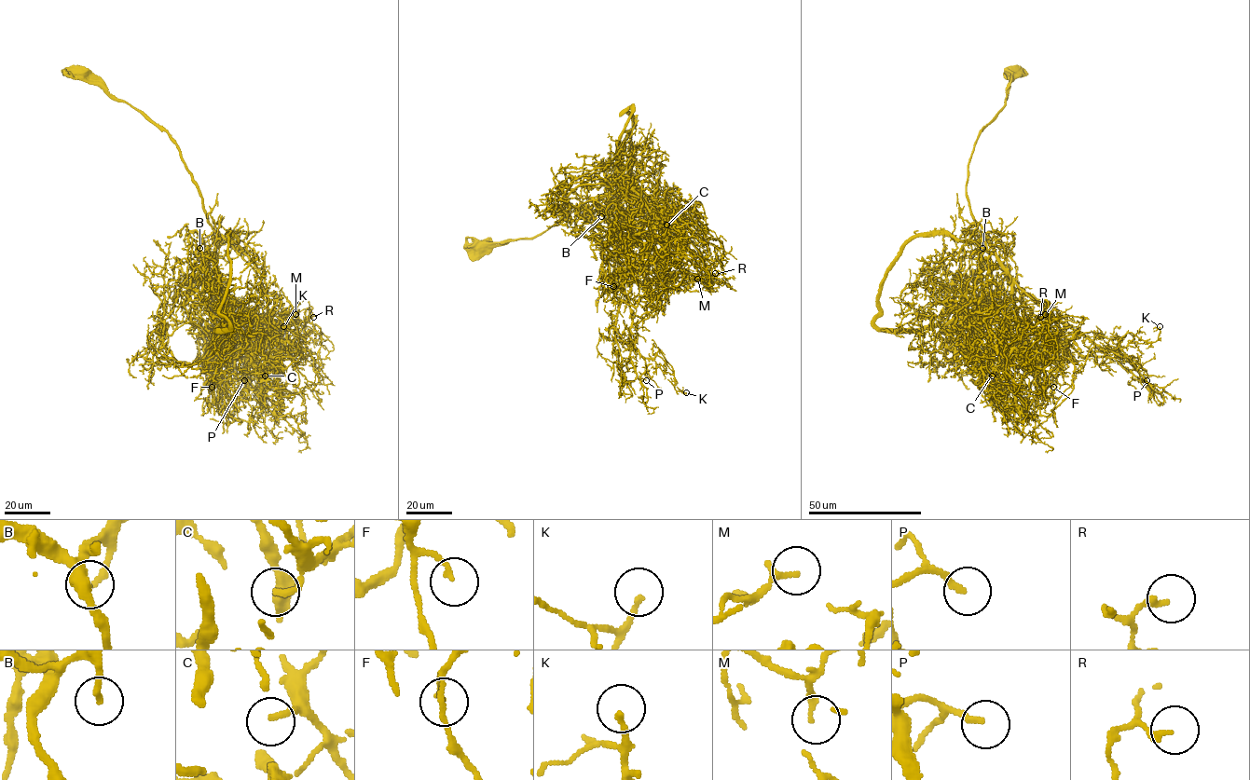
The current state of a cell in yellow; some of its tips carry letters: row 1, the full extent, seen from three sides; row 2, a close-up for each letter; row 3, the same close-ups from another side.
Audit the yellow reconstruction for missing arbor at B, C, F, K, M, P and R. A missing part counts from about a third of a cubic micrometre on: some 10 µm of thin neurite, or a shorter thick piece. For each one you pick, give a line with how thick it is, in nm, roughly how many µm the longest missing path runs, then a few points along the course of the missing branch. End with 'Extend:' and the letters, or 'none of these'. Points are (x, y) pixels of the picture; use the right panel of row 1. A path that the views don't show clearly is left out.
K: 170 nm | 10 µm | (1160, 326), (1162, 321), (1151, 321)
P: 190 nm | 25 µm
Extend: K, P

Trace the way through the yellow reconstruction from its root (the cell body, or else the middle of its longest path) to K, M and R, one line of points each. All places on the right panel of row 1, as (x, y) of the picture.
K: (1015, 73), (966, 184), (999, 266), (1053, 318), (1124, 358), (1122, 336), (1155, 342), (1160, 326)
M: (1015, 73), (1006, 104), (974, 144), (966, 194), (974, 220), (1010, 280), (1019, 325), (1045, 314)
R: (1015, 73), (1006, 104), (974, 144), (966, 194), (985, 233), (994, 301), (1019, 322), (1035, 326), (1040, 317)

